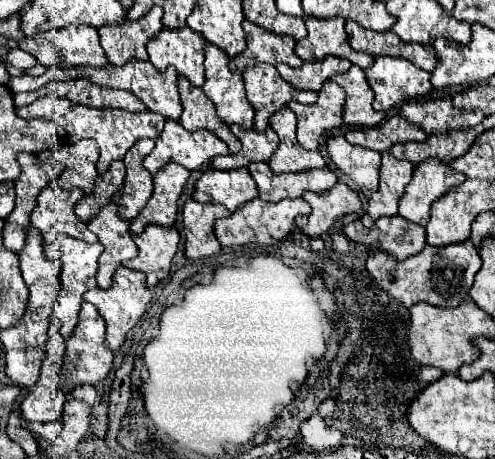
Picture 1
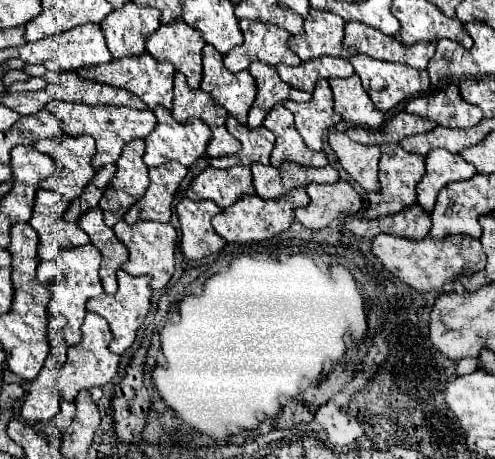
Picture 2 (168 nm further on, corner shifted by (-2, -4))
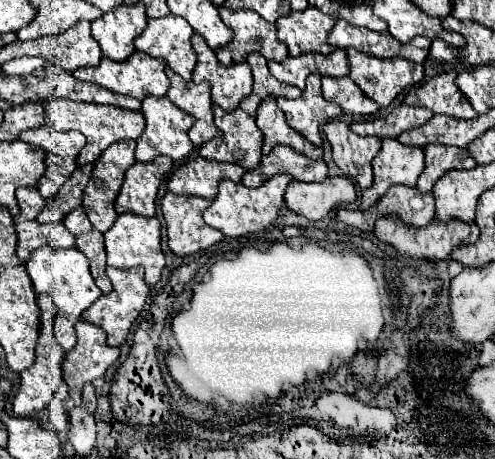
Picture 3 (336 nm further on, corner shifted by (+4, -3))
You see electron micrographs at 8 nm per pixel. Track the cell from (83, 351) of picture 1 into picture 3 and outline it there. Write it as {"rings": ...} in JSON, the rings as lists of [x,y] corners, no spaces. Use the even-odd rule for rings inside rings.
{"rings":[[[86,321],[76,323],[76,335],[78,343],[66,353],[62,371],[74,405],[80,405],[84,383],[102,377],[106,369],[118,359],[120,349],[106,345],[106,333]]]}

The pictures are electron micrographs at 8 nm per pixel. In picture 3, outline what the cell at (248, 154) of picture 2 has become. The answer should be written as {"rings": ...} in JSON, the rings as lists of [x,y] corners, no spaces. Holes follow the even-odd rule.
{"rings":[[[214,105],[212,113],[214,113],[216,127],[222,131],[222,137],[206,141],[200,147],[200,155],[206,159],[212,159],[212,161],[226,161],[226,163],[242,165],[244,169],[254,169],[262,157],[262,131],[256,127],[254,117],[246,115],[240,107],[236,107],[234,111],[226,111],[226,109],[220,109],[218,105]]]}

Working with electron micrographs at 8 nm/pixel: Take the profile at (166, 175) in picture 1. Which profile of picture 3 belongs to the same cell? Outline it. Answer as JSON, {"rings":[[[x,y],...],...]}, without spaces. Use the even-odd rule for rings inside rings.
{"rings":[[[160,155],[150,163],[134,163],[124,177],[122,189],[116,197],[116,213],[138,213],[142,217],[154,217],[158,185],[166,173],[172,171],[172,159]]]}

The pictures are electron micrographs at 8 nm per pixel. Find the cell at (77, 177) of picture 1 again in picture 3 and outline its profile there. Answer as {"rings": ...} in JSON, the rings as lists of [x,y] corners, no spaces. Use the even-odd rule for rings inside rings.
{"rings":[[[42,125],[24,131],[20,139],[30,145],[38,145],[46,151],[46,171],[36,187],[44,199],[54,197],[54,193],[58,193],[62,183],[74,173],[76,157],[80,149],[86,145],[86,137],[78,131],[58,133],[48,125]]]}

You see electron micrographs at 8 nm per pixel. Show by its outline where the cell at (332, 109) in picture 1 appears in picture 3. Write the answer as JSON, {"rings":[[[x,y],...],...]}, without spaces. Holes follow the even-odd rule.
{"rings":[[[312,73],[306,79],[306,89],[298,99],[278,97],[278,107],[284,111],[288,125],[294,131],[302,133],[306,139],[310,139],[314,145],[322,145],[322,127],[330,119],[342,115],[342,109],[336,103],[324,99],[320,79],[322,75]]]}

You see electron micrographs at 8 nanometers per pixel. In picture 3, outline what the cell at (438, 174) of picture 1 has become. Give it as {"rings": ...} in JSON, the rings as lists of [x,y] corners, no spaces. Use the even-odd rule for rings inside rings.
{"rings":[[[430,143],[424,147],[426,153],[426,169],[418,177],[416,187],[422,193],[432,191],[434,183],[452,169],[472,169],[476,167],[476,161],[470,157],[468,149],[462,147],[450,147],[442,143]]]}

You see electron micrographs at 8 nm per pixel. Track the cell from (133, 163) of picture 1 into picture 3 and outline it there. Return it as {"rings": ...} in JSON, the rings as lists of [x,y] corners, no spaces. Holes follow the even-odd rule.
{"rings":[[[116,141],[114,145],[110,145],[100,157],[98,161],[94,163],[94,171],[90,175],[90,181],[84,189],[84,195],[82,195],[82,207],[92,223],[94,229],[106,233],[114,221],[116,221],[116,211],[114,211],[114,199],[116,195],[120,193],[120,187],[122,187],[122,181],[124,181],[124,173],[130,165],[134,165],[134,149],[136,149],[136,141]]]}

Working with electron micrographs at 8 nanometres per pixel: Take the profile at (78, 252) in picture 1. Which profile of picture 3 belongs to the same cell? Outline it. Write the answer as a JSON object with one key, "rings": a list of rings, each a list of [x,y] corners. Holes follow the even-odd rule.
{"rings":[[[40,247],[30,255],[30,261],[26,263],[28,277],[32,279],[36,293],[48,293],[56,303],[56,319],[54,319],[54,337],[60,343],[64,351],[70,351],[76,345],[76,331],[74,325],[80,319],[80,315],[102,295],[102,291],[96,287],[86,257],[76,249],[52,249],[52,247]]]}

